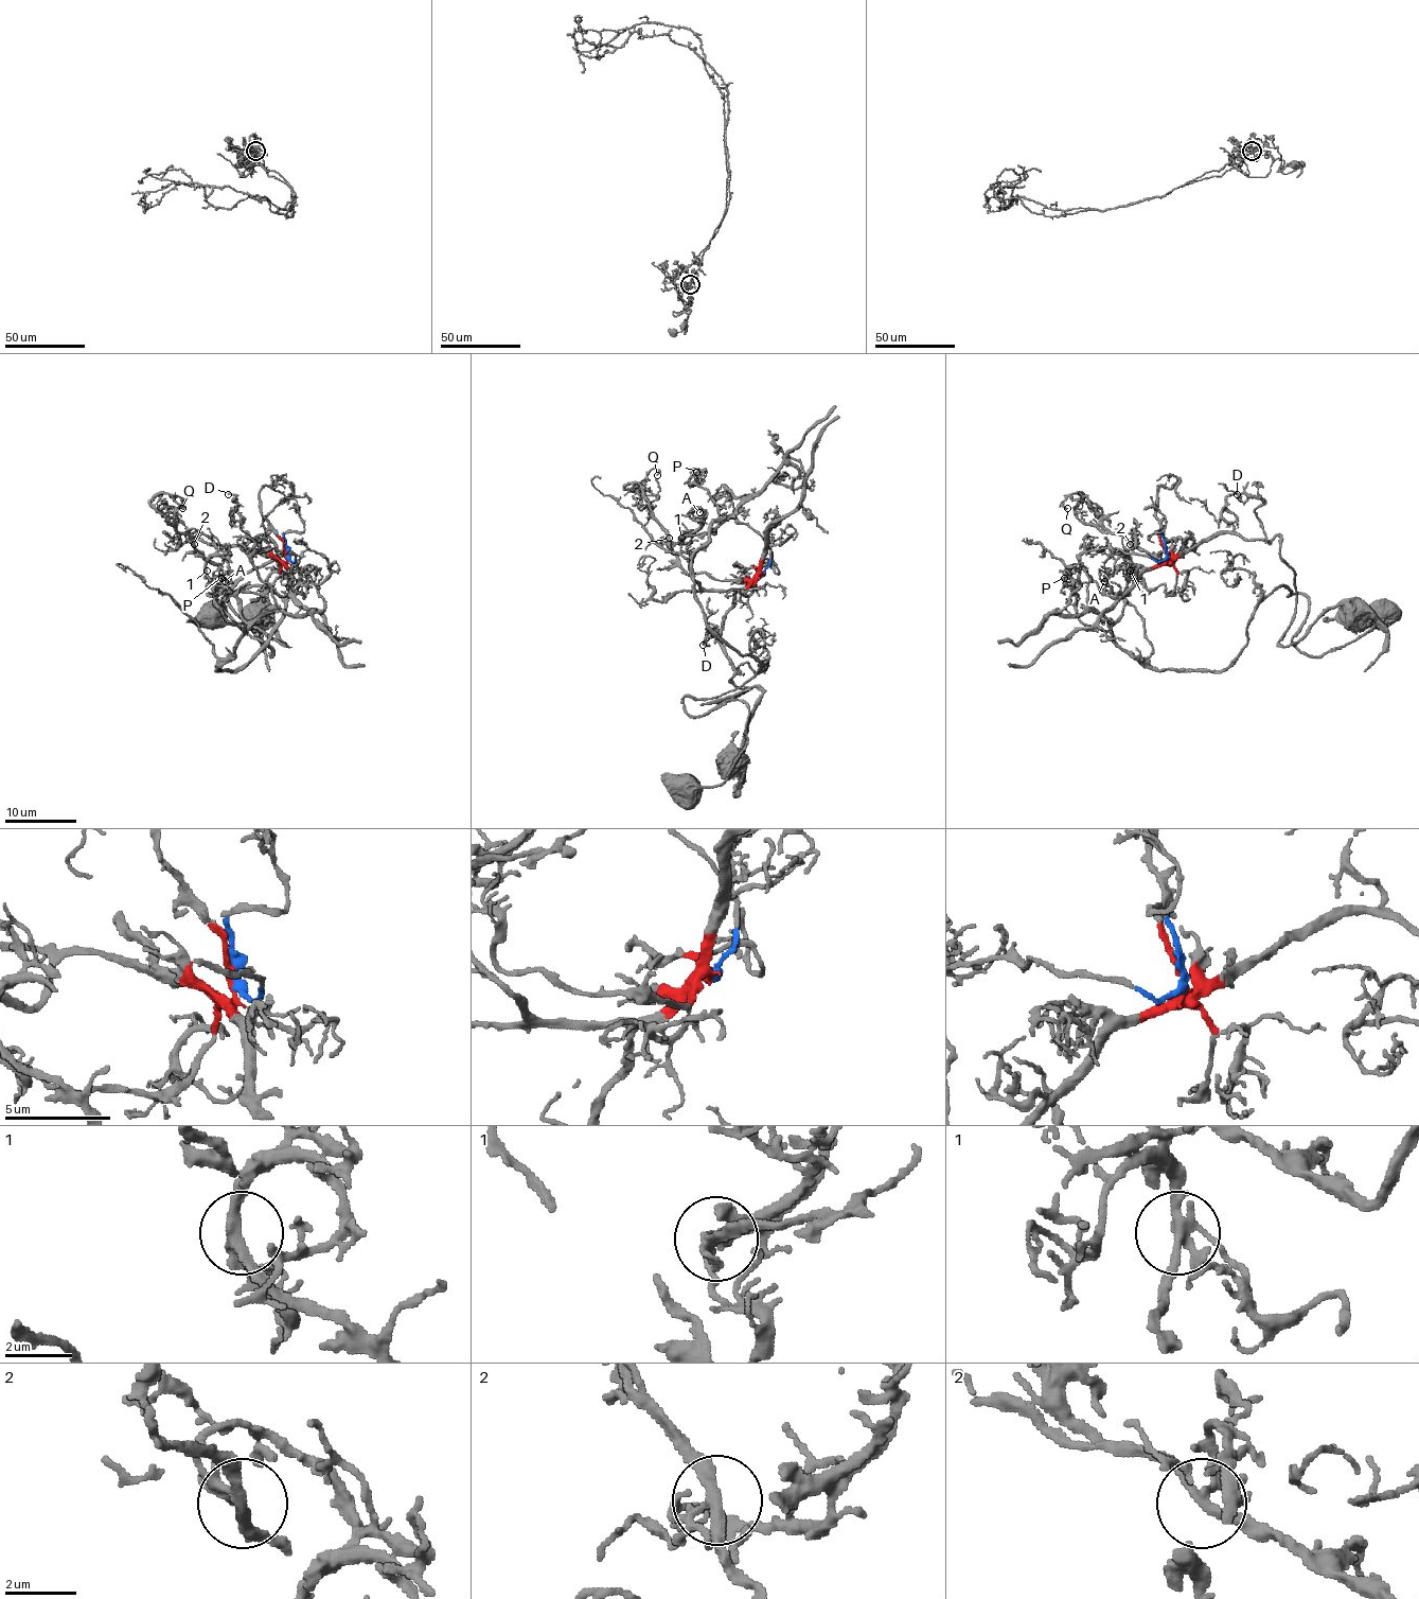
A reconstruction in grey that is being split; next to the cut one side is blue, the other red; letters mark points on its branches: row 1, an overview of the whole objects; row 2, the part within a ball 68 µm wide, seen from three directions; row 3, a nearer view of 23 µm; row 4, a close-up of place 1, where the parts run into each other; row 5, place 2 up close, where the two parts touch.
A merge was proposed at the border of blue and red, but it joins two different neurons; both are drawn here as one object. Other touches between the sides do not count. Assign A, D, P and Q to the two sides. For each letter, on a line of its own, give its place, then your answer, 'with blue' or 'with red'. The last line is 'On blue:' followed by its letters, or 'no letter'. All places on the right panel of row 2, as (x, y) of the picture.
A: (1104, 581) | with blue
D: (1237, 494) | with red
P: (1064, 578) | with blue
Q: (1067, 508) | with red
On blue: A, P

